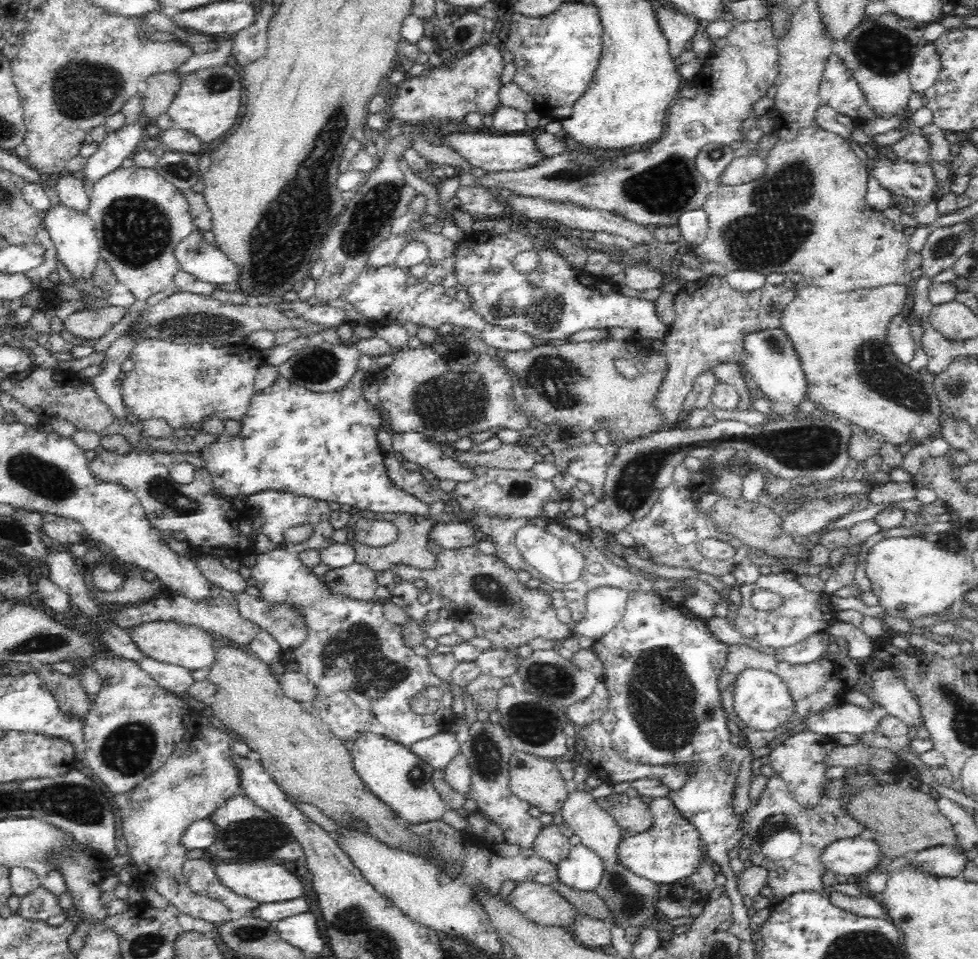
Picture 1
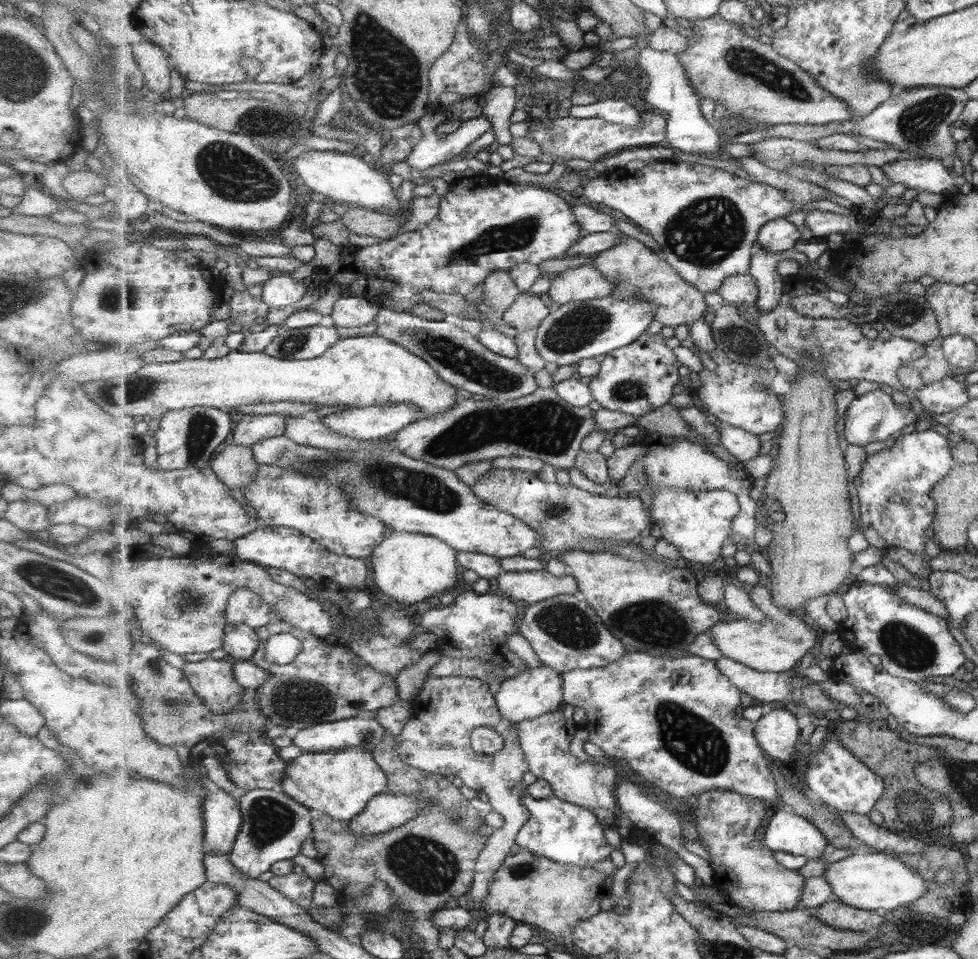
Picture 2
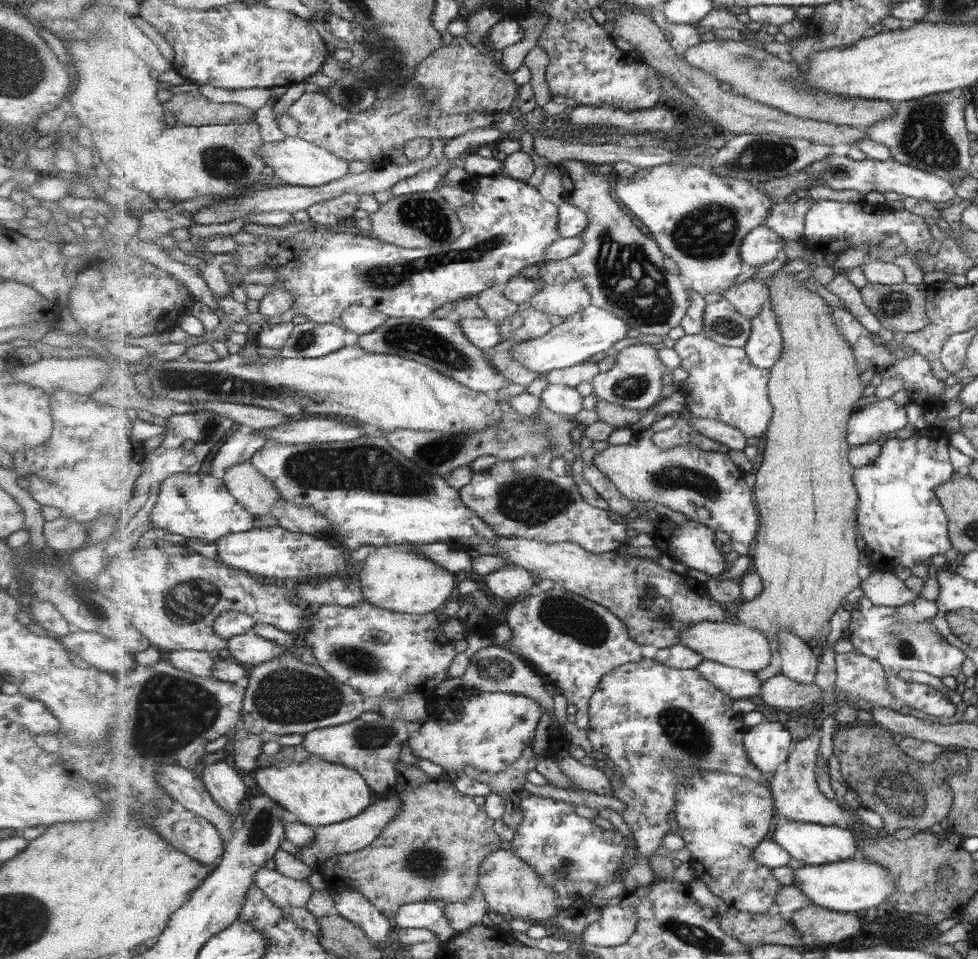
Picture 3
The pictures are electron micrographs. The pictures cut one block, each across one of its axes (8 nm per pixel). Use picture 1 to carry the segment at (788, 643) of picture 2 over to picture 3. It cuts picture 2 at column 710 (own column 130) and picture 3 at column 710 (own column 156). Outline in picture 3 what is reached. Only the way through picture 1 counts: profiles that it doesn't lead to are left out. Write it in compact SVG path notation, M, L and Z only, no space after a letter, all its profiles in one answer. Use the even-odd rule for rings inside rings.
M700 622L685 627L680 632L680 643L698 652L704 660L715 660L721 664L746 670L759 672L771 664L773 658L772 646L768 636L761 630L749 627L741 622Z

